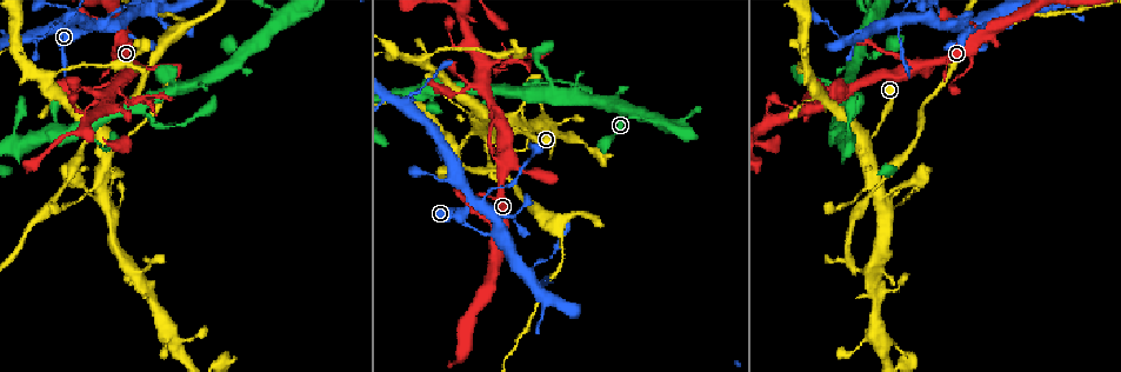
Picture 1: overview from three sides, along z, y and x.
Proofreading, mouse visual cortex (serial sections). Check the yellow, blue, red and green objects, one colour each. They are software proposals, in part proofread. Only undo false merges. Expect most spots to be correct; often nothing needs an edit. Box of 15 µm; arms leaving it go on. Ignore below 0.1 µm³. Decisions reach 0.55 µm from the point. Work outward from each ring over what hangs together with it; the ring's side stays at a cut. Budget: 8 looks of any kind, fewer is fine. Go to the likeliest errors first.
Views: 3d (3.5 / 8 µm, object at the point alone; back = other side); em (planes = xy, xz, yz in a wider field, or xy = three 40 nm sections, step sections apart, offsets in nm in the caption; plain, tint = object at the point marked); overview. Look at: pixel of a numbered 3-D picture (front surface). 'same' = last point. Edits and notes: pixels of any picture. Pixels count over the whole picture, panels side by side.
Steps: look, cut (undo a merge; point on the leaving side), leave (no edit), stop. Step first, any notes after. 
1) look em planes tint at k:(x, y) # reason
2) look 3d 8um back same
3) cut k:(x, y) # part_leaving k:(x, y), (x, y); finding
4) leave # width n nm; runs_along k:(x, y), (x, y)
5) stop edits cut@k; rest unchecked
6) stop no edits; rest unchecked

look em planes tint at 1:(95, 24) # thin neck

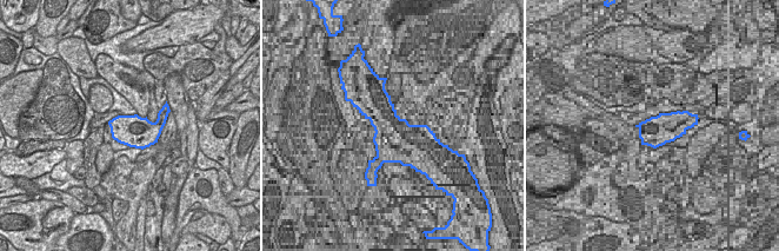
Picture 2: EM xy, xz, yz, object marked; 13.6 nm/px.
look 3d 3.5um back same

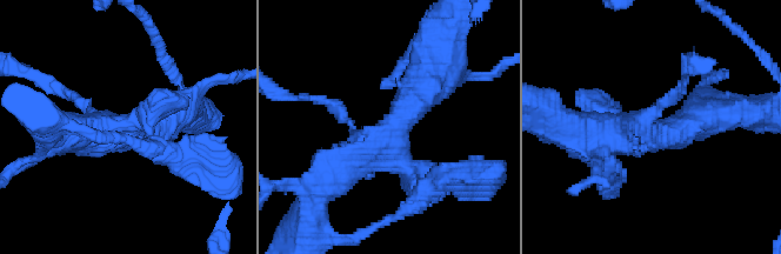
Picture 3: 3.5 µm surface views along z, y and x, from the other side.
leave # runs_along 3:(168, 156), (147, 120), (60, 131); one cell here

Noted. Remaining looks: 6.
look 3d 8um at 1:(129, 102) # a narrow waist

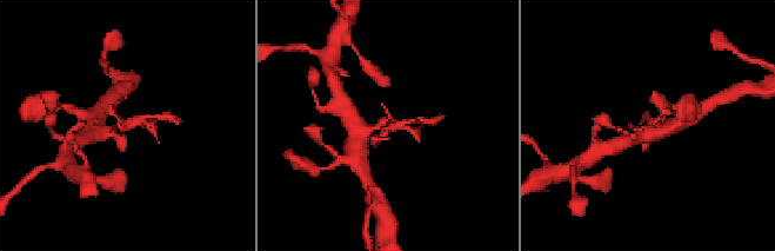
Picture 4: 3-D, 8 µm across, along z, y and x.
look 3d 3.5um back at 4:(381, 131)

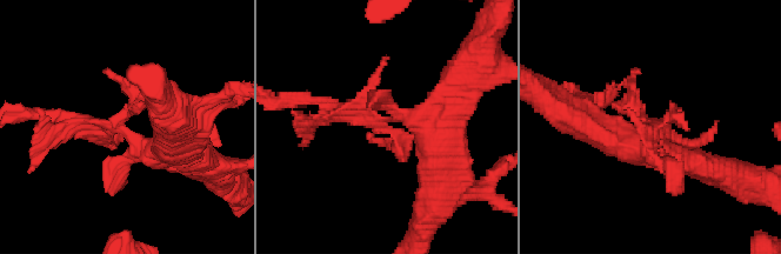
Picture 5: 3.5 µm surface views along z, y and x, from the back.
leave # runs_along 5:(438, 151), (406, 118), (312, 100); all the same cell

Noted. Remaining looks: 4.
look 3d 3.5um at 1:(802, 71) # sudden change in width

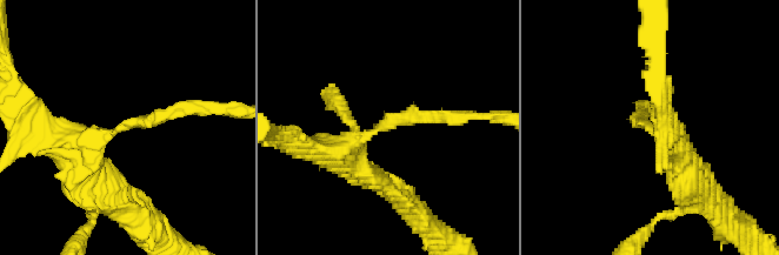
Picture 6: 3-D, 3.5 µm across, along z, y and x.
look em xy step 5 tint at 6:(649, 125)

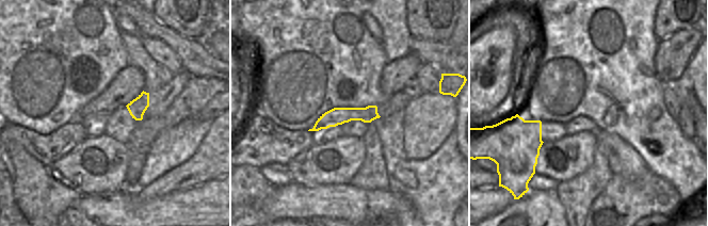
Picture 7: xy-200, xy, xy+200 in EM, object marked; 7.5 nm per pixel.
leave # runs_along 6:(82, 172), (98, 132), (195, 106); one cell here

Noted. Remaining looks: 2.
look 3d 3.5um at 1:(102, 176)

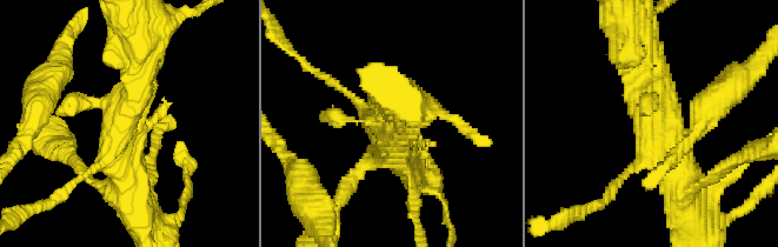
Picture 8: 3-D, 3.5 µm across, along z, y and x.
look em xy step 5 tint at 8:(666, 124)

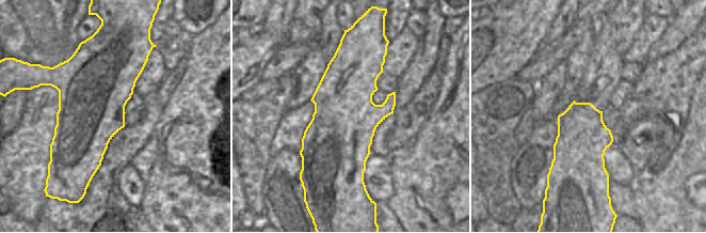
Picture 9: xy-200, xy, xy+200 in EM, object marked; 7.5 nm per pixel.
leave # runs_along 8:(637, 54), (662, 105), (683, 199); all the same cell

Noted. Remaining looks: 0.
stop no edits; rest unchecked

